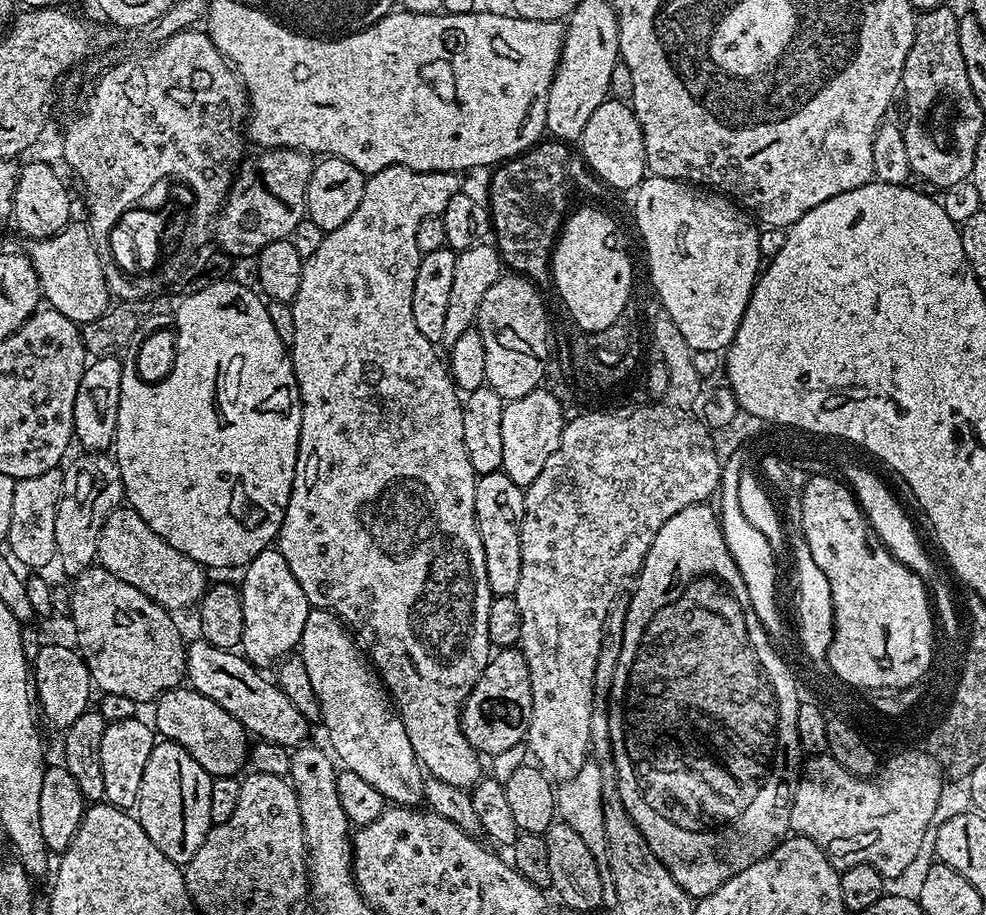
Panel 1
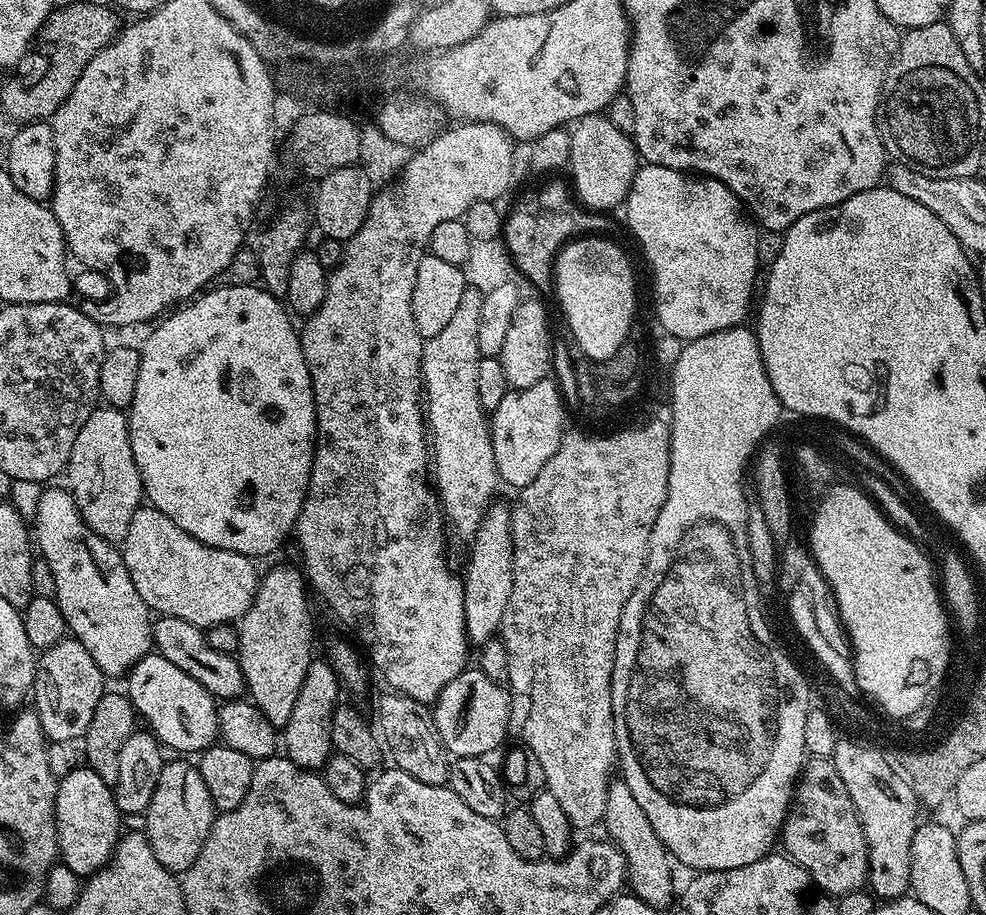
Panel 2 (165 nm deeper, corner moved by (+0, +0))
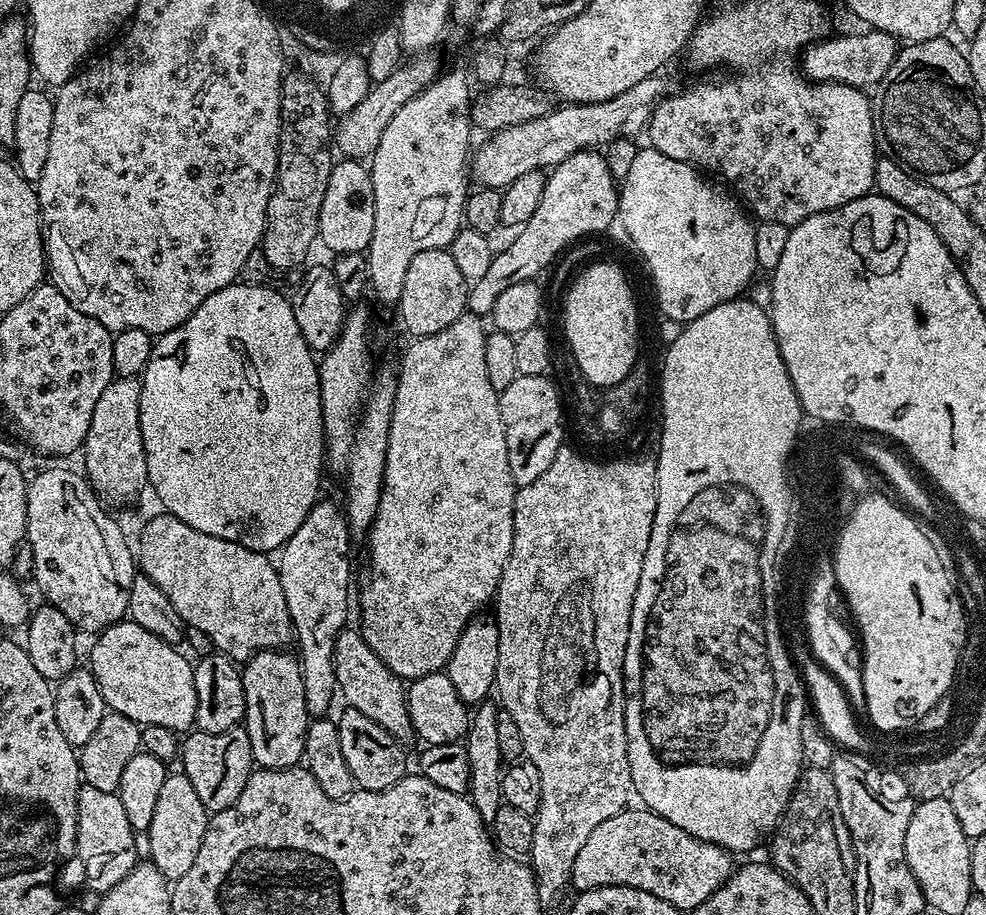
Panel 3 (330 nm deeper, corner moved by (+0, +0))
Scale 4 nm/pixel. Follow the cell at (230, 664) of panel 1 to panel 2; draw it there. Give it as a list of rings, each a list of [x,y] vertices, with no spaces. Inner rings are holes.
[[[160,616],[152,625],[152,643],[159,655],[174,662],[178,670],[190,674],[190,678],[194,678],[194,682],[203,686],[213,698],[226,701],[245,695],[246,685],[239,659],[230,653],[214,650],[208,643],[205,633],[190,622],[182,622],[182,618],[173,616]]]

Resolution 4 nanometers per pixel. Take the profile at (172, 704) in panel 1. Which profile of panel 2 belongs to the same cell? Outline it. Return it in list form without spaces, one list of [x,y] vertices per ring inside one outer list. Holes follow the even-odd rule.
[[[159,654],[143,656],[127,673],[127,680],[128,699],[165,749],[173,748],[176,754],[199,754],[217,743],[220,731],[217,701],[190,674],[178,670],[174,662]]]

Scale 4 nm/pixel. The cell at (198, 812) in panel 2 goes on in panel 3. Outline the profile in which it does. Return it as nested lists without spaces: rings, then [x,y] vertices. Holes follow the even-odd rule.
[[[176,770],[168,775],[166,782],[162,782],[162,790],[158,794],[158,802],[154,805],[154,818],[150,818],[150,826],[146,833],[148,839],[148,852],[150,863],[158,866],[160,873],[166,877],[169,882],[175,882],[182,878],[182,874],[190,871],[190,865],[194,862],[194,857],[198,855],[198,846],[202,846],[202,838],[206,834],[206,826],[210,819],[210,813],[204,808],[198,794],[194,791],[194,786],[190,778],[184,776],[183,771]]]

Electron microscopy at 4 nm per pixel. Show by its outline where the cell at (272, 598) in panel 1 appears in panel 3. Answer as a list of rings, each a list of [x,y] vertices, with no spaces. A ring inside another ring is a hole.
[[[269,650],[256,652],[243,665],[244,697],[246,710],[244,711],[243,727],[248,730],[253,761],[262,768],[294,768],[303,761],[306,730],[310,723],[310,713],[306,706],[306,690],[302,682],[300,661],[288,650]]]

